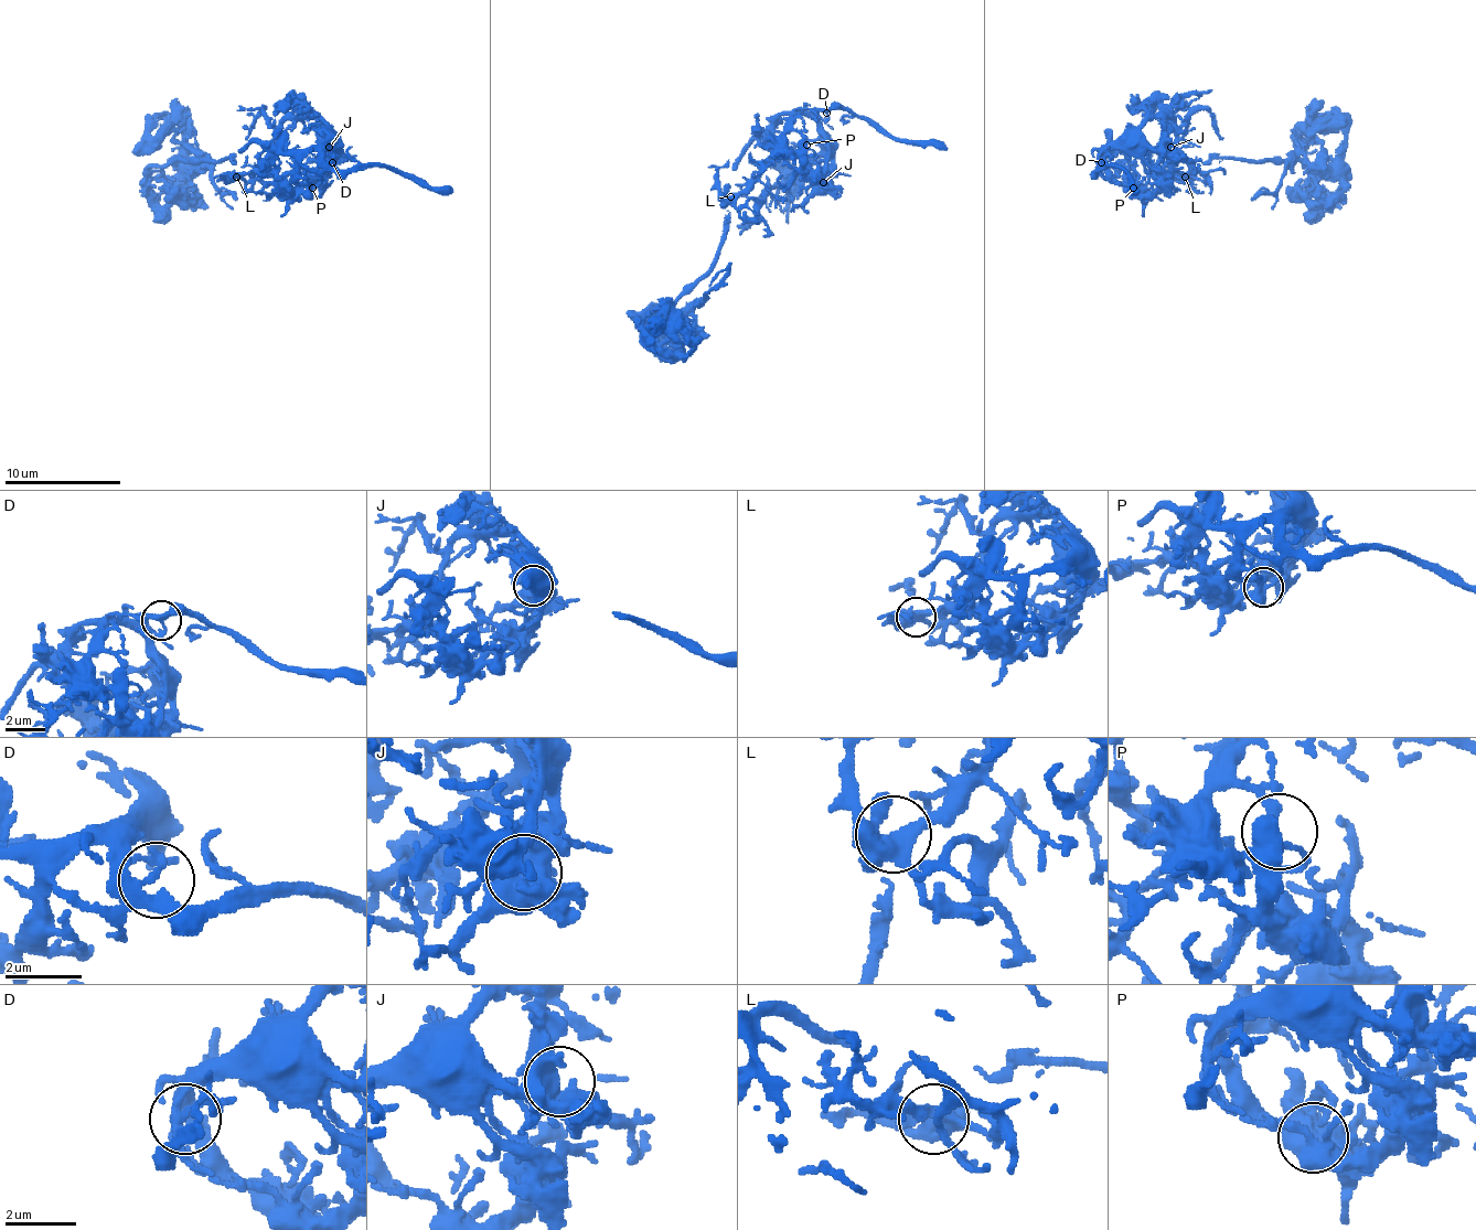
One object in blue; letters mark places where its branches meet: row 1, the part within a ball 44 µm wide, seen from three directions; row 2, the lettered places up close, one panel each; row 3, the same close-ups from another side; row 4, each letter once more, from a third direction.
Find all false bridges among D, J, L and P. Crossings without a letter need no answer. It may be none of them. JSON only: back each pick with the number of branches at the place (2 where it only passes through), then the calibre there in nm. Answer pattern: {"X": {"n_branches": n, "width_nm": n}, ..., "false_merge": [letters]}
{"false_merge": []}

